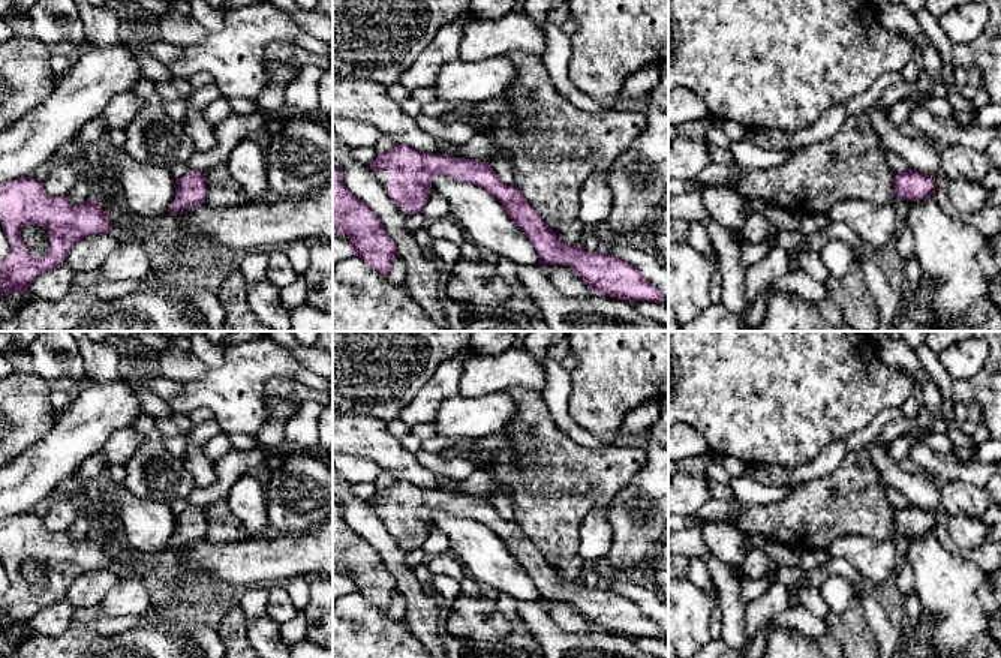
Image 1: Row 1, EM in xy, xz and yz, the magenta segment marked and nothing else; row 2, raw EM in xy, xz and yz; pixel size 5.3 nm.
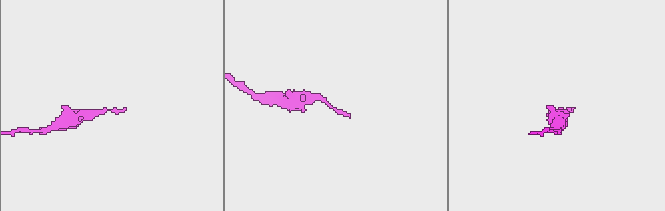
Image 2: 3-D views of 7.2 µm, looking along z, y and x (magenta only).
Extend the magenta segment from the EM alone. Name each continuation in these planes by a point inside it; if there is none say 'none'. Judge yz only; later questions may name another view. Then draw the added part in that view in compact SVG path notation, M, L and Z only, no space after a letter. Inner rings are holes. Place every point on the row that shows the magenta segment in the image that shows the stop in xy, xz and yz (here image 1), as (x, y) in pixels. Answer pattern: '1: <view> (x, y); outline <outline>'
none

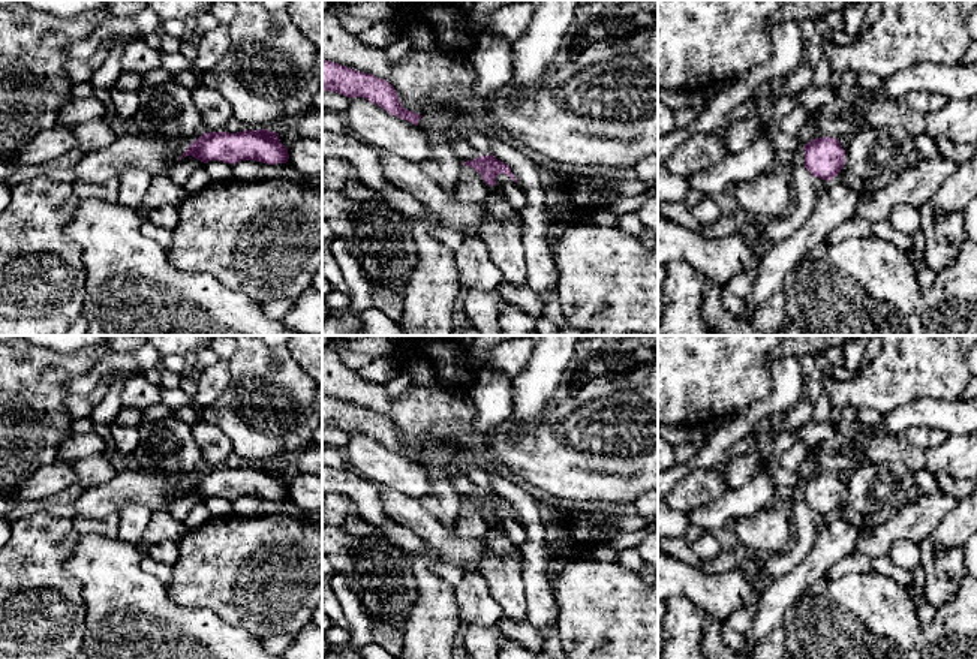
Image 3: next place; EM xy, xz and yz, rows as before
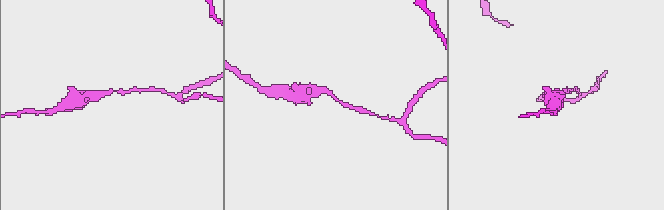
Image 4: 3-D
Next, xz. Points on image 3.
none

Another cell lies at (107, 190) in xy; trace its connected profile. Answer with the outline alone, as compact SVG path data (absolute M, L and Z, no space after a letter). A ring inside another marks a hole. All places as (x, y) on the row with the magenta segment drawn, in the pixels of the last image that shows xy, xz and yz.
M112 177L102 183L88 183L78 180L72 184L79 199L96 198L105 202L117 202L120 192L118 177Z

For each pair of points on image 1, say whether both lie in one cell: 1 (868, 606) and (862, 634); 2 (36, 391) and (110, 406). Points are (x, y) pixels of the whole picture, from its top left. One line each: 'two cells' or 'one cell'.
1: two cells
2: two cells

